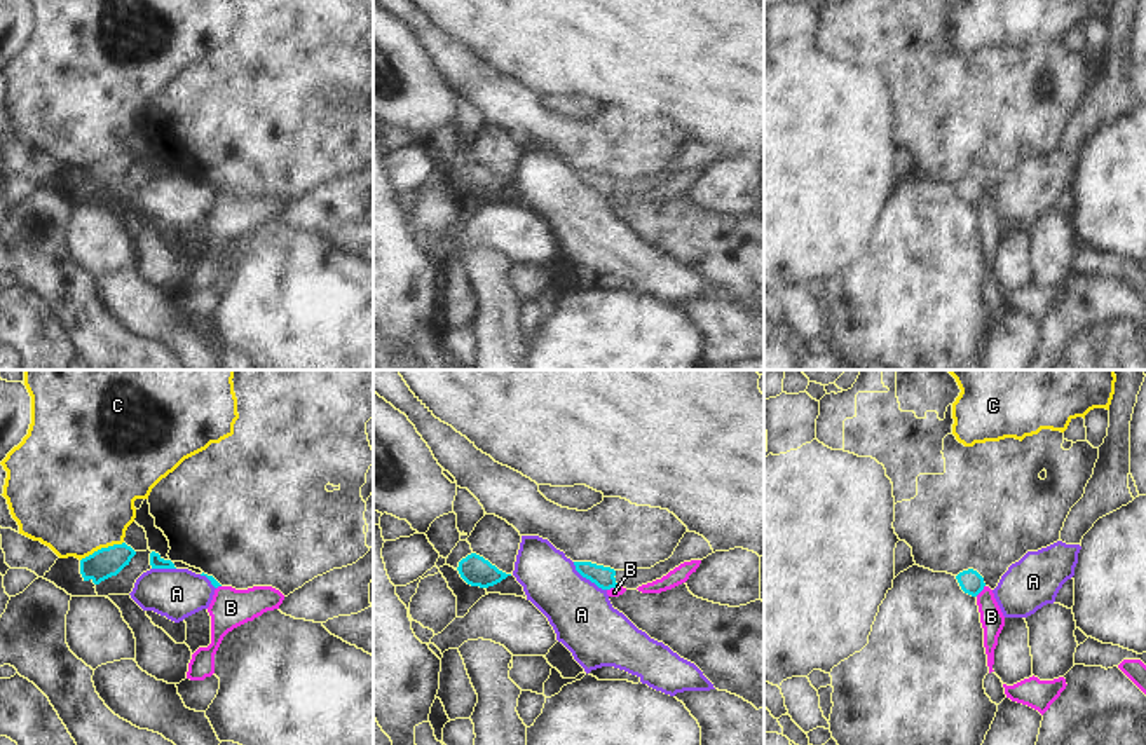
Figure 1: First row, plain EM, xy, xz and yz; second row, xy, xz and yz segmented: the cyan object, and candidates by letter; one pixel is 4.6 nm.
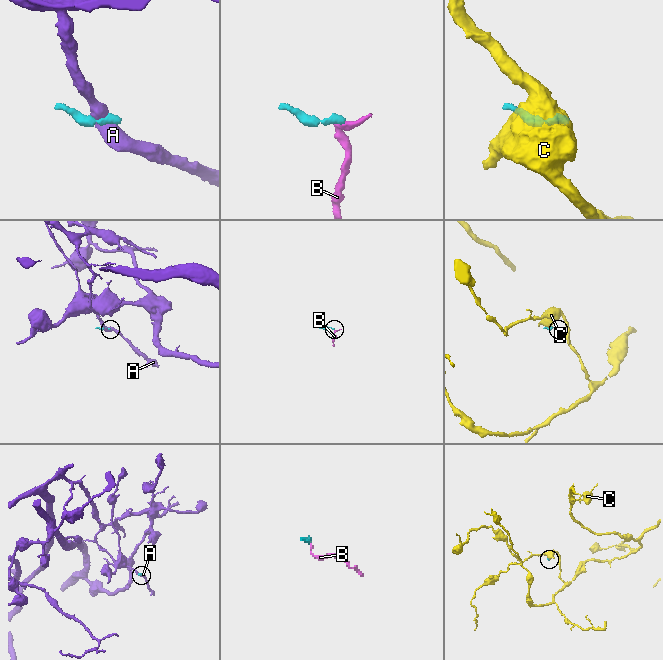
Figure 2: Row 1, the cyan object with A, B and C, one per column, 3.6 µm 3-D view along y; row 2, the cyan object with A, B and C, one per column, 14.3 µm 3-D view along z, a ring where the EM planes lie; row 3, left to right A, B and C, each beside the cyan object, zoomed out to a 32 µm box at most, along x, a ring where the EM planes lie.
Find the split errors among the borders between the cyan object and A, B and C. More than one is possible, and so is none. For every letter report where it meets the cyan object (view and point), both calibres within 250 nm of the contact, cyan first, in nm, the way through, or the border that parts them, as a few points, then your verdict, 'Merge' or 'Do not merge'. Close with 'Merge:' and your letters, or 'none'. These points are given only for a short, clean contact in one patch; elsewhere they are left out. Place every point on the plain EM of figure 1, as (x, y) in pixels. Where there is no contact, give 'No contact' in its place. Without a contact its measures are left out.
A: Touches cyan at xz (588, 187). Thickness 100 nm (cyan) against 300 nm. Boundary: xz (572, 171), (583, 185), (606, 199). Do not merge
B: Touches cyan at yz (981, 199). Thickness 110 nm (cyan) against 110 nm. Boundary: yz (984, 194), (975, 205). Do not merge
C: Touches cyan at xy (102, 157). Thickness 140 nm (cyan) against 500 nm. Boundary: xy (122, 150), (102, 156), (81, 170). Do not merge
Merge: none.

